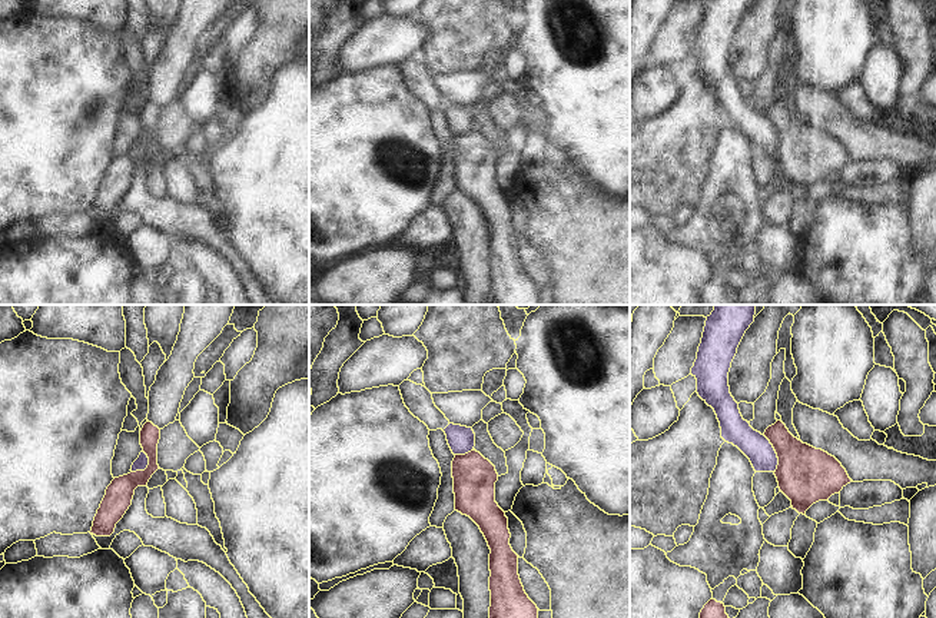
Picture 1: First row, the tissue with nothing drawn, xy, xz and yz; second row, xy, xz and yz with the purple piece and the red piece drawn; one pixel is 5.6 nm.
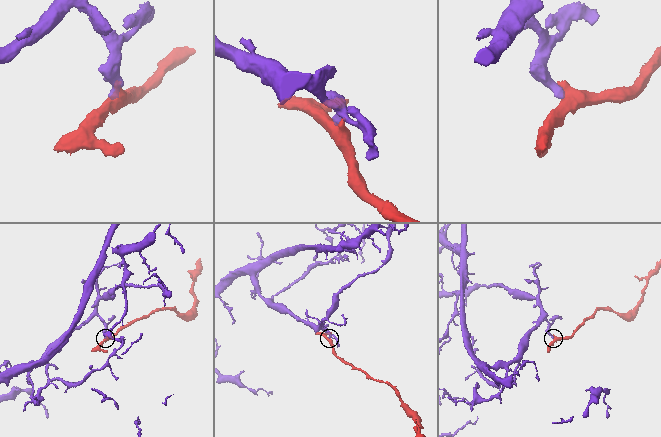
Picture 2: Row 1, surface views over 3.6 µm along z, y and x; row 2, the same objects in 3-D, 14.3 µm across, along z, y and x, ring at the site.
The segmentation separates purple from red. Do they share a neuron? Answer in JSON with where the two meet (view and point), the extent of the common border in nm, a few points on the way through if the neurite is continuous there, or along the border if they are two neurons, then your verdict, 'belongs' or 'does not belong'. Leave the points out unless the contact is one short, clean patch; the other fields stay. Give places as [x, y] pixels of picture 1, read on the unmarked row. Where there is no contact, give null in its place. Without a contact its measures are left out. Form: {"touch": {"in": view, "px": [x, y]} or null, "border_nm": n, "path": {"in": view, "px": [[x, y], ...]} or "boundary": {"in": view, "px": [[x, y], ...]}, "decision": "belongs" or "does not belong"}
{"touch": {"in": "yz", "px": [776, 133]}, "border_nm": 220, "boundary": {"in": "yz", "px": [[763, 115], [777, 138], [774, 152]]}, "decision": "does not belong"}

